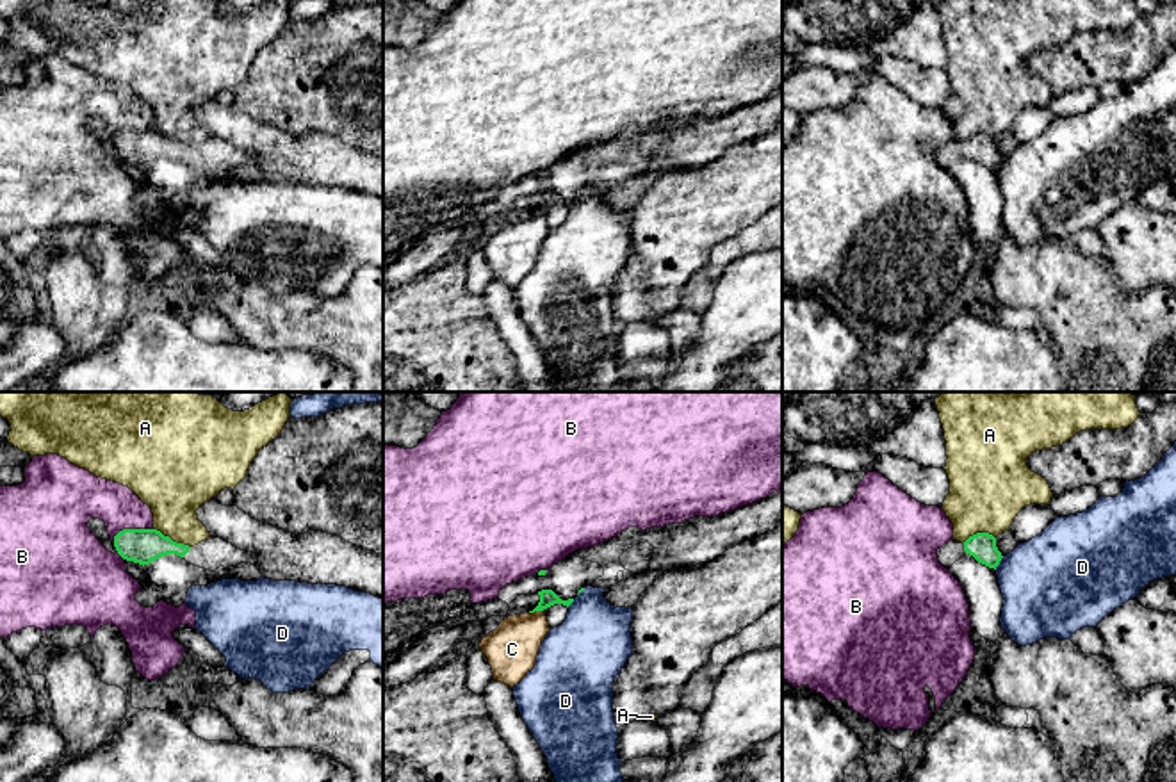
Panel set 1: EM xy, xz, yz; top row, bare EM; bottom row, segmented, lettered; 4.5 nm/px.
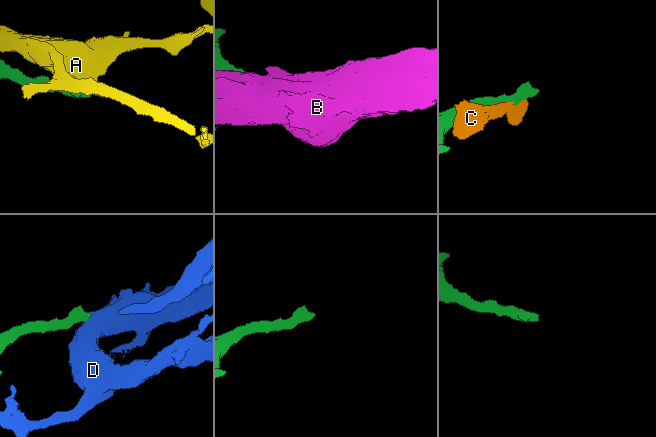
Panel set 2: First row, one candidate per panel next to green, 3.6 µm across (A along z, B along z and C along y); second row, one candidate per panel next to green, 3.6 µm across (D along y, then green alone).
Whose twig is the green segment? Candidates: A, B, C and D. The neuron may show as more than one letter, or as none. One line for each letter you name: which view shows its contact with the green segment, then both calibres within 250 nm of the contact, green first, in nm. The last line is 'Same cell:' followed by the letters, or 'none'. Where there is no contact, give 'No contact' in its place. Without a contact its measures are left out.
Same cell: none

